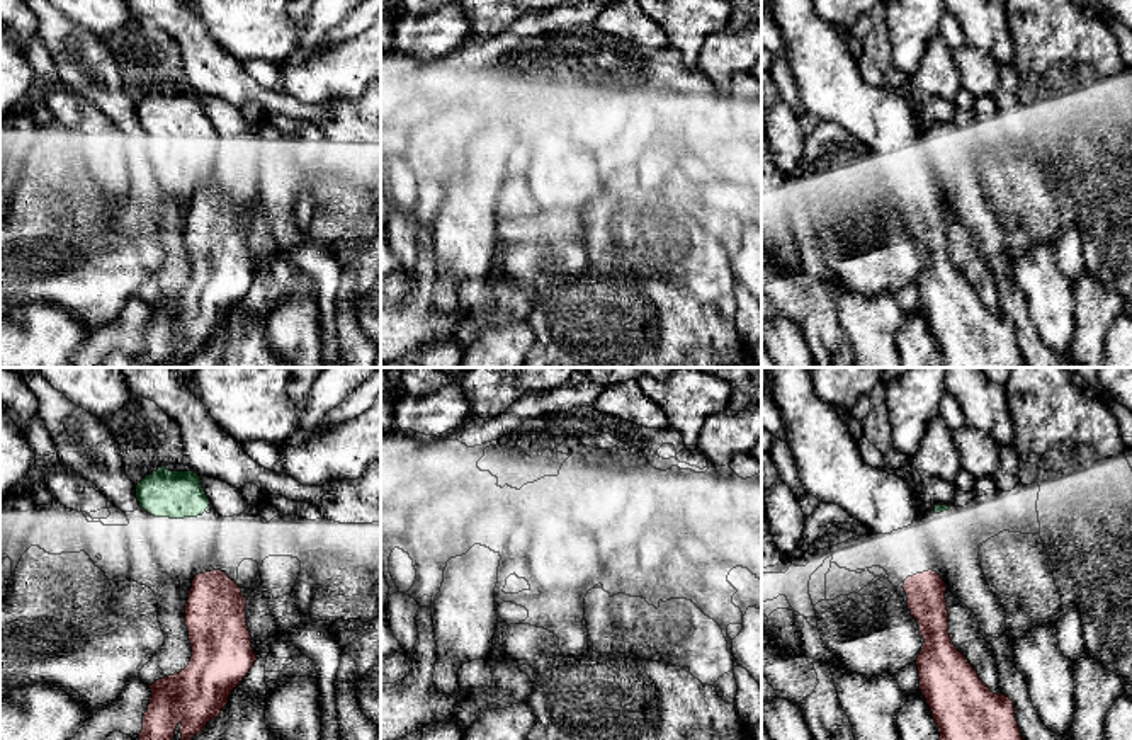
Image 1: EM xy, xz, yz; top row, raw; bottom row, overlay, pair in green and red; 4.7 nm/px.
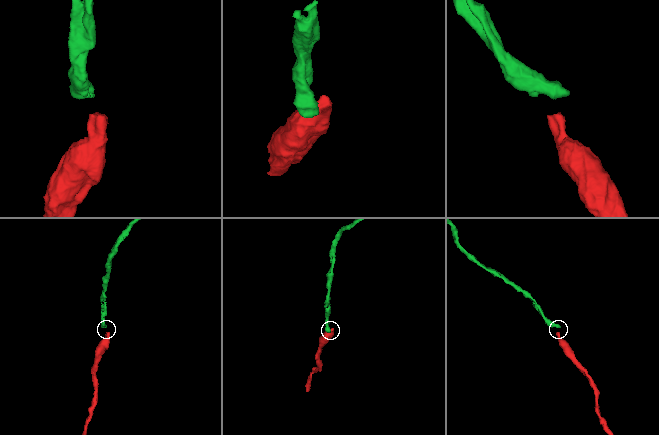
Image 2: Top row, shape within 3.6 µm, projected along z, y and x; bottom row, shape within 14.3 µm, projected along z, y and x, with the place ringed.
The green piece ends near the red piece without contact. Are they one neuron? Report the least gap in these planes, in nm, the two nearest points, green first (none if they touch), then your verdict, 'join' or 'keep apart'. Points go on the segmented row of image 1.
260 nm | xy (196, 516), (213, 570) | keep apart

